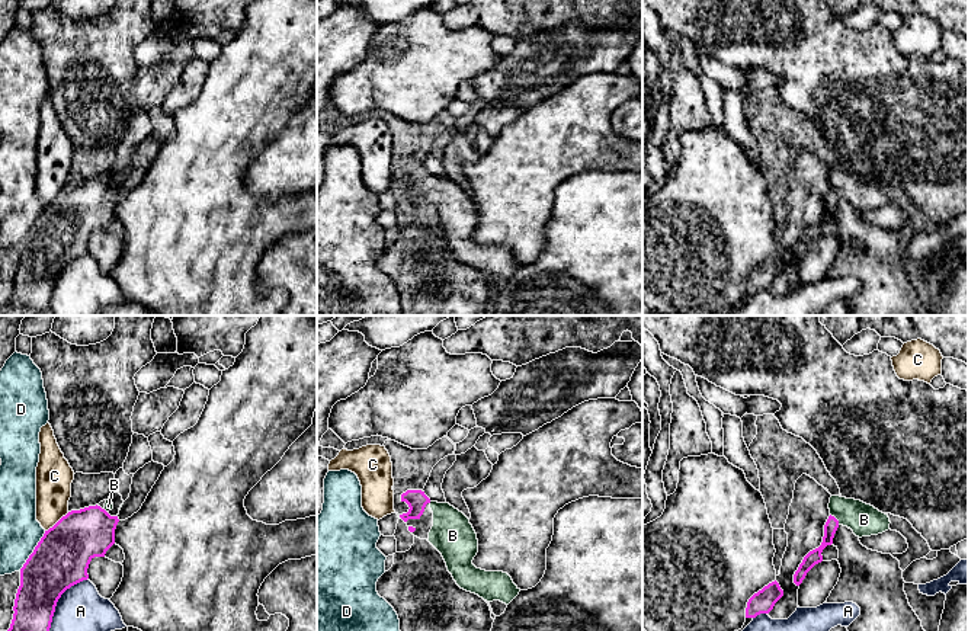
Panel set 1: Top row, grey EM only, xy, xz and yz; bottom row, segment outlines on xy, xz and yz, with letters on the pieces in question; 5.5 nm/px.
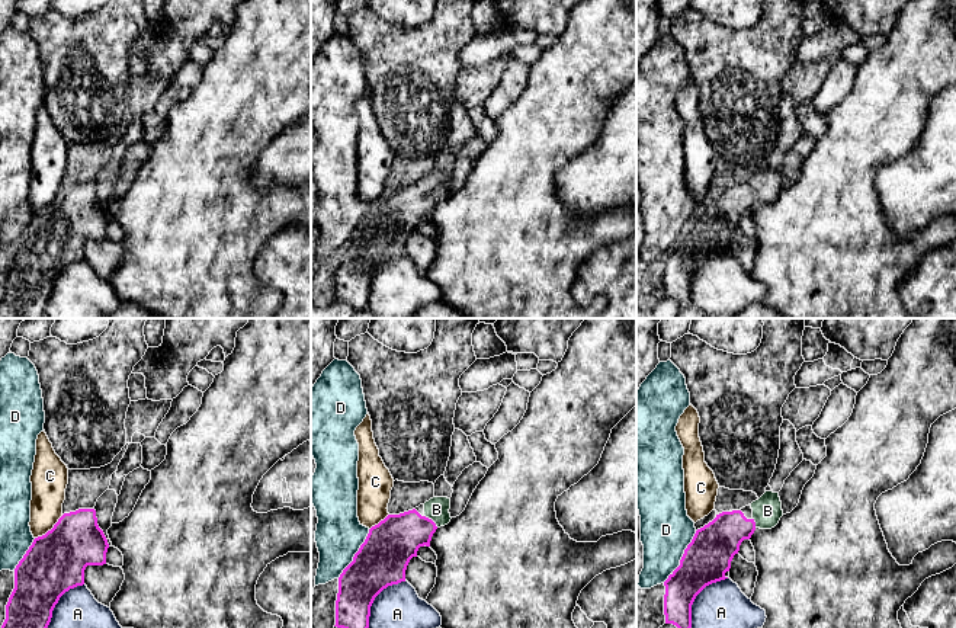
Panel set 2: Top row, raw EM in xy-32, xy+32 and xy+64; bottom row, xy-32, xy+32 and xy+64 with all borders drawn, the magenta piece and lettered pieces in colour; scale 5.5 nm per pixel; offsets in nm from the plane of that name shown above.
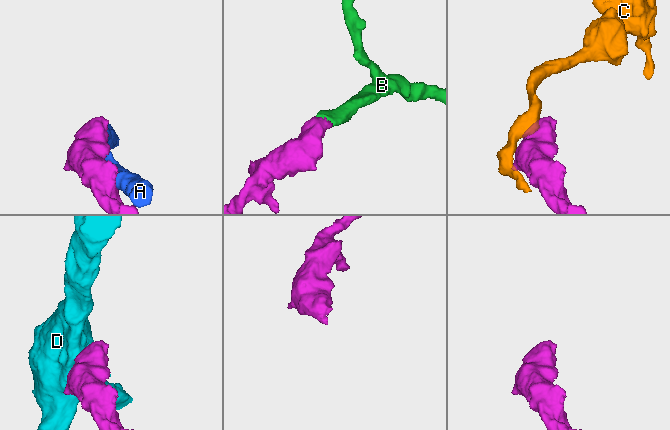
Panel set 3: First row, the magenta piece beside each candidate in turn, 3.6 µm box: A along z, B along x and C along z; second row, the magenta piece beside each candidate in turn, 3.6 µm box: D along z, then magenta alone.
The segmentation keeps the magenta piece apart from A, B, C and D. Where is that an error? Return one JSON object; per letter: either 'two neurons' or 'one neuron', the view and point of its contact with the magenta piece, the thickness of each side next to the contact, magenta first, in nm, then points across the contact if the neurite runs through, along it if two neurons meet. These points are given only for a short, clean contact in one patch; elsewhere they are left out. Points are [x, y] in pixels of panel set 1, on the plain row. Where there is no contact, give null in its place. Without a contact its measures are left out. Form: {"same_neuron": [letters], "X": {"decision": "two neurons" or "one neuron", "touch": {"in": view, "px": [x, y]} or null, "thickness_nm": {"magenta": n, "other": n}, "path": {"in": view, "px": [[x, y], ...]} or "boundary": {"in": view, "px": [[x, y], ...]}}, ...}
{"same_neuron": ["B"], "A": {"decision": "two neurons", "touch": {"in": "xy", "px": [57, 275]}, "thickness_nm": {"magenta": 320, "other": 320}}, "B": {"decision": "one neuron", "touch": {"in": "yz", "px": [836, 194]}, "thickness_nm": {"magenta": 80, "other": 180}, "path": {"in": "yz", "px": [[813, 231], [827, 214], [836, 194], [864, 194]]}}, "C": {"decision": "two neurons", "touch": {"in": "xy", "px": [58, 195]}, "thickness_nm": {"magenta": 320, "other": 200}, "boundary": {"in": "xy", "px": [[69, 186], [45, 205]]}}, "D": {"decision": "two neurons", "touch": {"in": "xy", "px": [34, 226]}, "thickness_nm": {"magenta": 320, "other": 220}, "boundary": {"in": "xy", "px": [[45, 205], [19, 244]]}}}

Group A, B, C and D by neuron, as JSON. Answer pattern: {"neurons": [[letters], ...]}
{"neurons": [["A"], ["B"], ["C"], ["D"]]}

